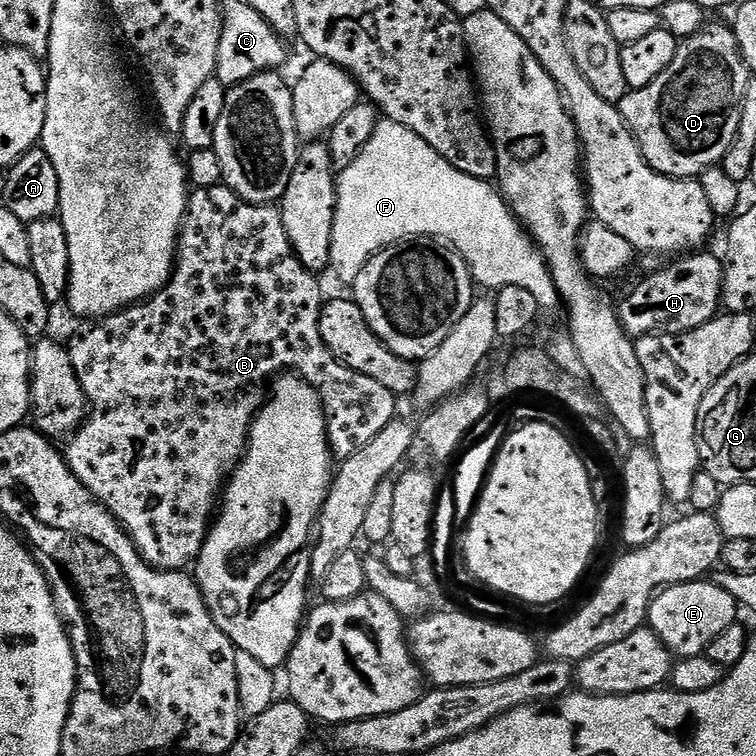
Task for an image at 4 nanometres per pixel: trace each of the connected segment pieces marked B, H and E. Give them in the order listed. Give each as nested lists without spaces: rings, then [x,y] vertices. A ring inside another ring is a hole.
[[[223,183],[215,184],[212,188],[197,188],[191,193],[188,212],[184,216],[184,227],[180,229],[180,242],[176,249],[176,266],[172,270],[172,279],[147,300],[133,304],[131,308],[124,308],[121,312],[115,312],[112,316],[85,323],[88,325],[72,341],[67,341],[70,362],[74,362],[88,399],[88,415],[84,423],[67,441],[69,442],[68,448],[66,447],[68,465],[73,474],[80,479],[82,486],[90,490],[93,498],[106,505],[109,514],[124,527],[128,537],[140,551],[141,558],[150,567],[174,572],[195,565],[204,545],[204,538],[213,523],[214,513],[218,508],[218,497],[232,472],[240,465],[240,459],[244,457],[244,450],[248,446],[248,432],[252,428],[252,422],[270,395],[270,385],[281,374],[291,370],[316,392],[324,408],[324,419],[328,421],[328,443],[337,461],[358,454],[358,450],[362,450],[366,442],[378,438],[378,434],[382,434],[382,430],[386,430],[386,426],[397,419],[398,397],[390,390],[386,390],[382,382],[374,382],[374,378],[366,374],[358,374],[358,370],[350,370],[350,366],[343,364],[322,342],[320,311],[324,309],[326,295],[324,296],[316,280],[319,279],[313,273],[306,271],[294,254],[286,238],[279,207],[246,202],[237,192],[230,191]]]
[[[697,251],[685,255],[677,264],[668,264],[648,276],[624,301],[619,301],[620,325],[629,337],[659,334],[677,336],[710,322],[722,308],[720,295],[724,285],[724,262],[712,252]]]
[[[702,579],[689,584],[675,584],[657,592],[648,608],[646,624],[673,657],[703,656],[710,642],[714,642],[722,630],[737,623],[736,612],[737,602],[729,592],[722,590],[715,582]]]

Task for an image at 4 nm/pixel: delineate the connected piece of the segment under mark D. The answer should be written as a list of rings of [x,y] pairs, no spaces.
[[[705,23],[704,28],[683,41],[674,54],[674,62],[645,88],[629,90],[619,104],[622,118],[636,136],[644,161],[663,176],[679,180],[698,178],[706,169],[715,168],[723,161],[738,134],[738,118],[742,110],[742,94],[750,79],[748,67],[740,56],[740,47],[731,27],[725,24]]]

